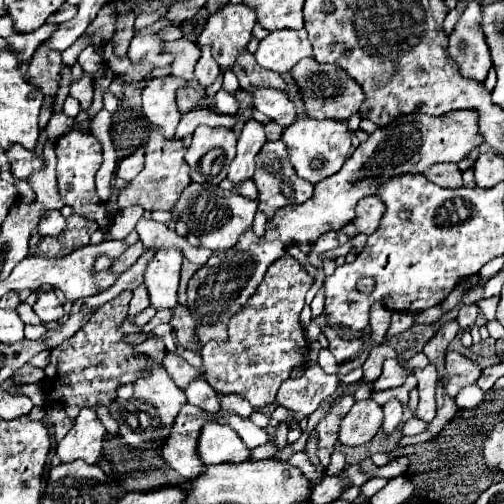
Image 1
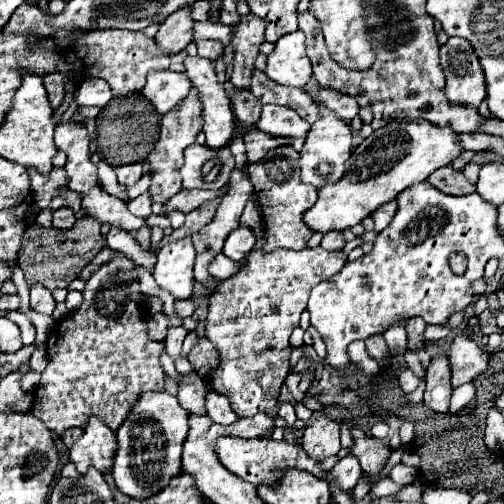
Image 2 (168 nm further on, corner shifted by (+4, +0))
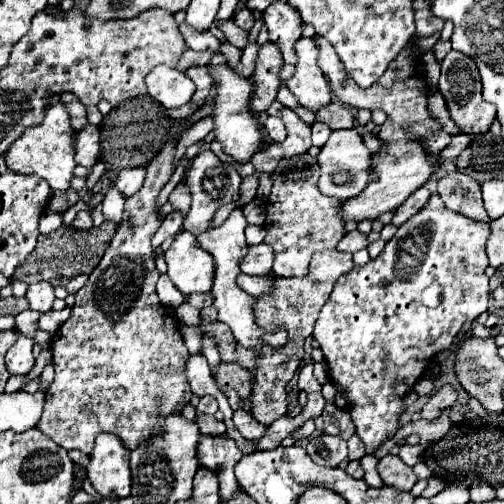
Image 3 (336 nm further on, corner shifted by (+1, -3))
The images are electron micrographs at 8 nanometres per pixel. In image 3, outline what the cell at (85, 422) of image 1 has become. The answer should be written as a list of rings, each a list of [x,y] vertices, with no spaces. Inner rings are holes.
[[[101,432],[95,438],[95,448],[89,456],[87,478],[101,496],[115,492],[119,498],[131,492],[131,472],[129,472],[129,448],[123,448],[119,436]]]

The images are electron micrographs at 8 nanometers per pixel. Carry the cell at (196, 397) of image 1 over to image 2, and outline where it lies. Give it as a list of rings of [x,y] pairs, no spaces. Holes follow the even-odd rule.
[[[216,391],[206,393],[206,411],[214,419],[214,423],[220,423],[220,425],[232,425],[236,419],[240,419],[232,411],[228,397],[224,397],[224,395],[216,393]]]

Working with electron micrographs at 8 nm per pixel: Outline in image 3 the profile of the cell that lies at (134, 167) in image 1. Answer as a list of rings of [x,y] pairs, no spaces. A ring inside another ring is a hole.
[[[129,168],[119,172],[115,186],[125,194],[125,196],[133,196],[135,192],[139,192],[139,188],[143,186],[143,178],[145,178],[145,168]]]

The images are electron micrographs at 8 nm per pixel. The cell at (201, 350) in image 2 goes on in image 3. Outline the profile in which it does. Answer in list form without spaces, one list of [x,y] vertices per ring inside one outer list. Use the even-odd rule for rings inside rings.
[[[219,362],[213,370],[213,380],[217,388],[227,396],[233,410],[251,410],[251,384],[253,376],[249,370],[241,368],[237,362]]]

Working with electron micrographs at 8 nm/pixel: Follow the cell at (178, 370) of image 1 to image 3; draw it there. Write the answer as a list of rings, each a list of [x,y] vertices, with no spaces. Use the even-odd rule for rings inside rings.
[[[201,414],[201,416],[195,418],[195,422],[197,422],[201,434],[225,434],[225,430],[227,430],[225,424],[219,422],[219,420],[217,420],[215,416],[211,416],[211,414]]]

